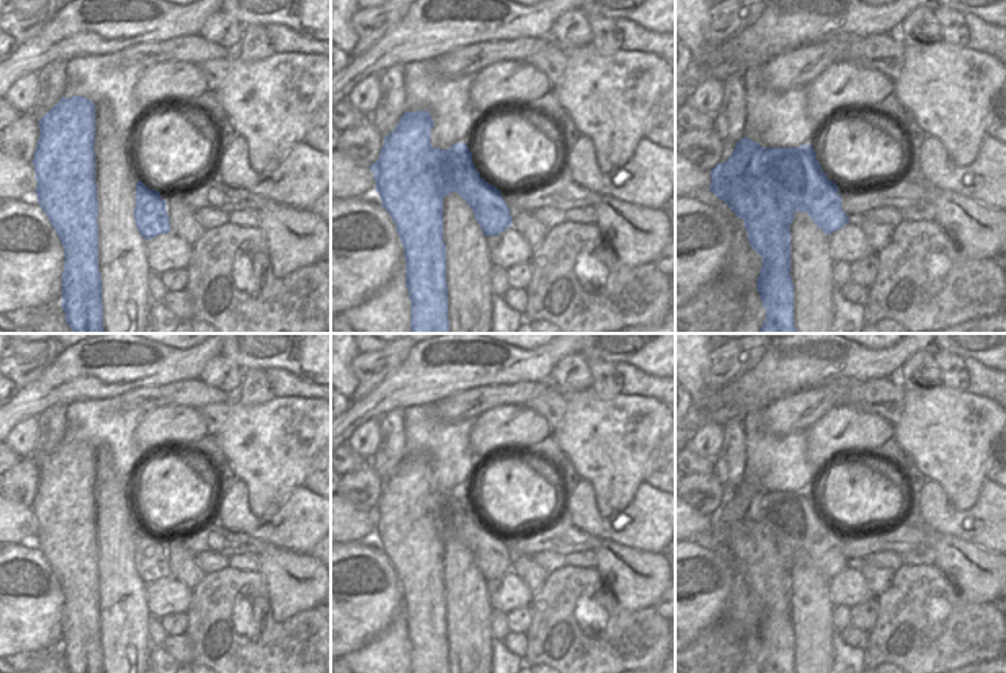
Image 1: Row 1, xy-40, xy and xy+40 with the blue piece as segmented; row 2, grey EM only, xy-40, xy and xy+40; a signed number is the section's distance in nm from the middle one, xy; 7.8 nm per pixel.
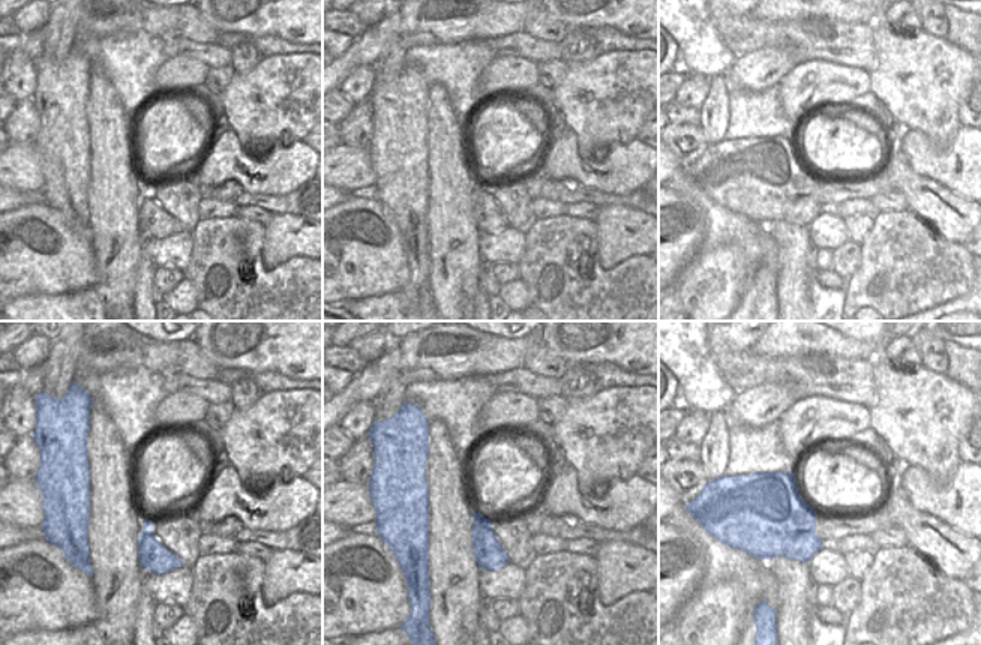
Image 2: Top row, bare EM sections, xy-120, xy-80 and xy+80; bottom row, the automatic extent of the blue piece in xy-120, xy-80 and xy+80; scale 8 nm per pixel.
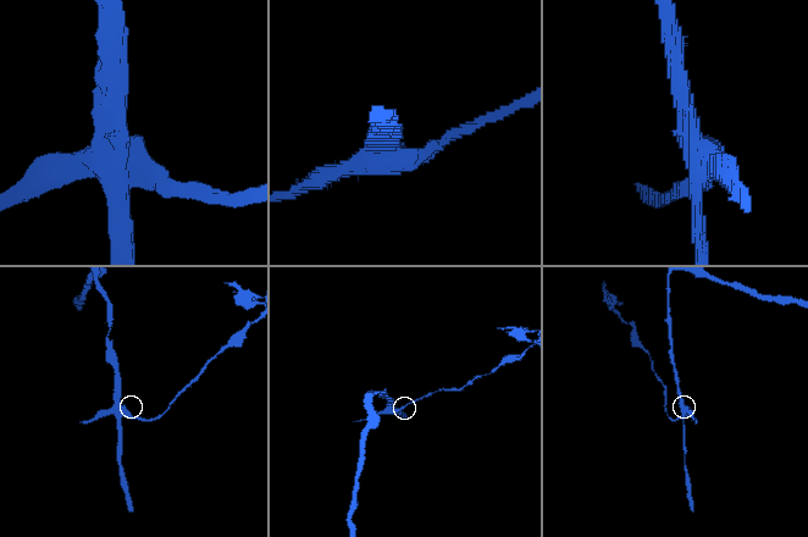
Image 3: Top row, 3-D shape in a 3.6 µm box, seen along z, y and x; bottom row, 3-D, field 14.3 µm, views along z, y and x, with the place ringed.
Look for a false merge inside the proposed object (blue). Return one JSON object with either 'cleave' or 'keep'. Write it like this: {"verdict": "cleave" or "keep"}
{"verdict": "cleave"}

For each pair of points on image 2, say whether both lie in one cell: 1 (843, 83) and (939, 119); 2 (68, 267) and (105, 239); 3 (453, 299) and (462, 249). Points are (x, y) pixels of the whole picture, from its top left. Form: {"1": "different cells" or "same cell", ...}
{"1": "different cells", "2": "different cells", "3": "same cell"}

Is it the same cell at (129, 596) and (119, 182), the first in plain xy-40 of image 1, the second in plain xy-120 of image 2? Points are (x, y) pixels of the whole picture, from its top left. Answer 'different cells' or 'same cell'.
same cell

